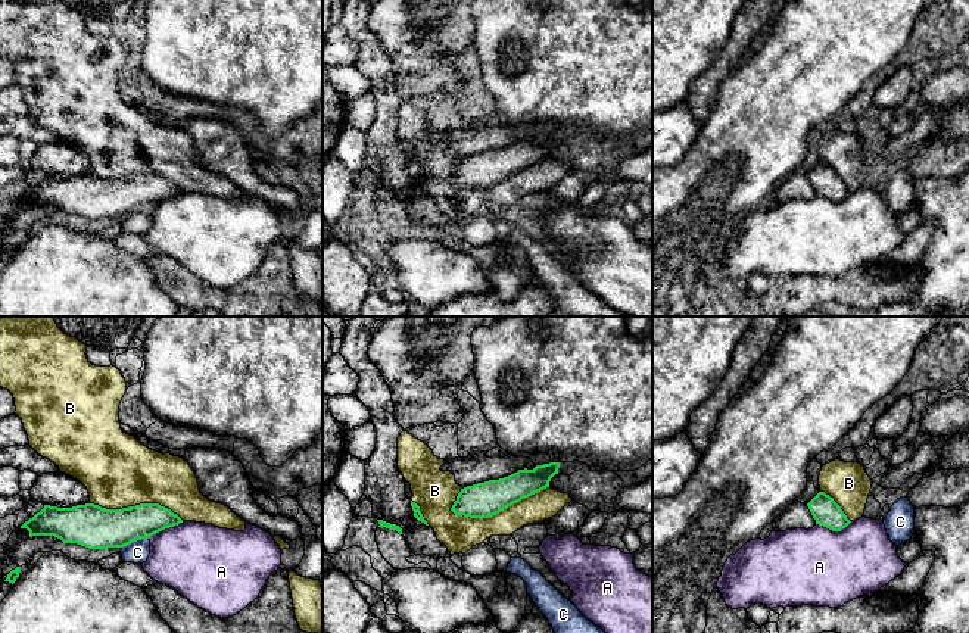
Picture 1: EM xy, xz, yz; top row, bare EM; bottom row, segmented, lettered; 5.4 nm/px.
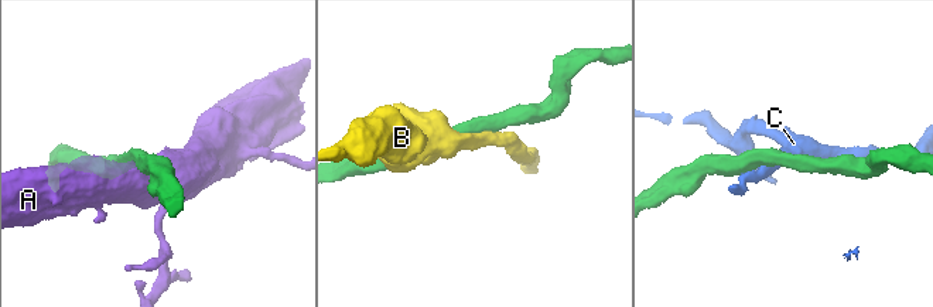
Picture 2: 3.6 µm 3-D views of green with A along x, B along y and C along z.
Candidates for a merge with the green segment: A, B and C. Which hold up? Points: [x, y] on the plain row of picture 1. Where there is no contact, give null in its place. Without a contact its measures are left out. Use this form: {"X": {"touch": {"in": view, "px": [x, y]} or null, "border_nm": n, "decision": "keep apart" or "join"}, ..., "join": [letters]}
{"A": {"touch": {"in": "yz", "px": [834, 200]}, "border_nm": 200, "decision": "keep apart"}, "B": {"touch": {"in": "xz", "px": [498, 183]}, "border_nm": 550, "decision": "keep apart"}, "C": {"touch": {"in": "xy", "px": [134, 211]}, "border_nm": 160, "decision": "keep apart"}, "join": []}

